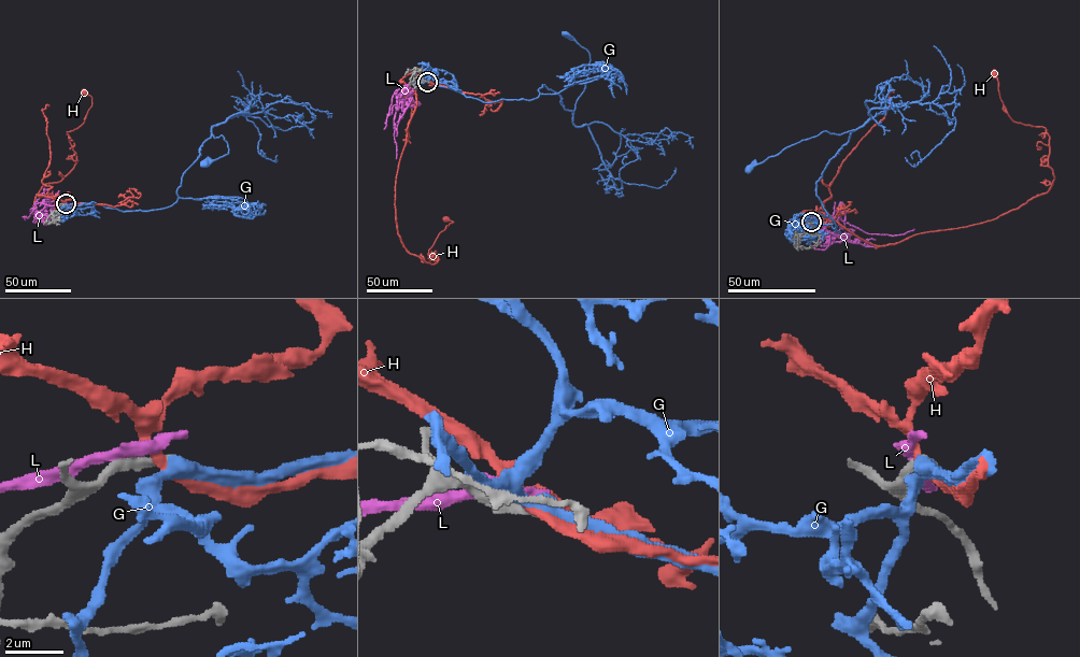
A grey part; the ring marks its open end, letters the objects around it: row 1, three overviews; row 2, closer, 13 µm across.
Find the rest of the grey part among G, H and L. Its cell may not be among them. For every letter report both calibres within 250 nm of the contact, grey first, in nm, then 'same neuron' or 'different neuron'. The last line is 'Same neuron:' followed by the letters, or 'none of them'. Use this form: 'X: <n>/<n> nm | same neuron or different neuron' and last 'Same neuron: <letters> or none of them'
G: 360/440 nm | same neuron
H: 400/280 nm | different neuron
L: 360/420 nm | different neuron
Same neuron: G

